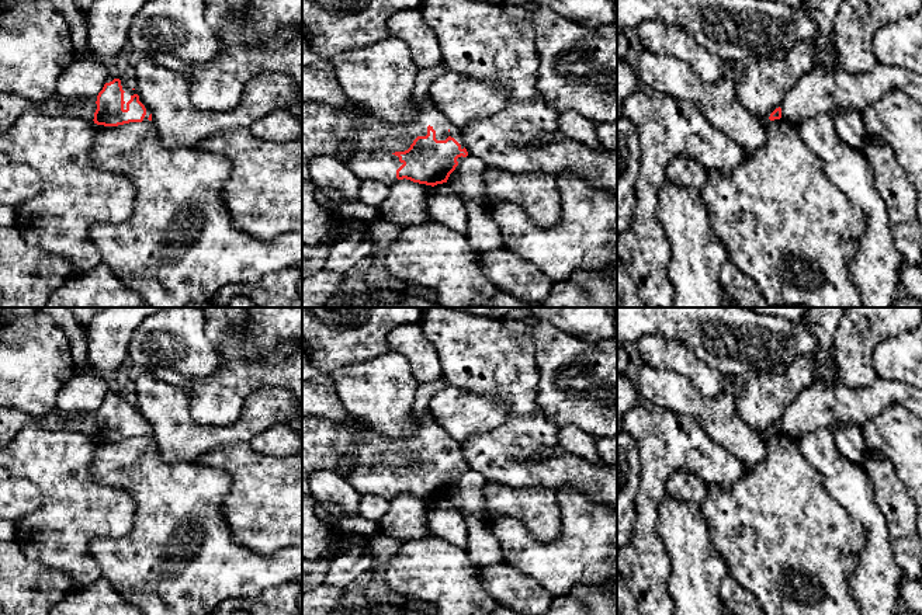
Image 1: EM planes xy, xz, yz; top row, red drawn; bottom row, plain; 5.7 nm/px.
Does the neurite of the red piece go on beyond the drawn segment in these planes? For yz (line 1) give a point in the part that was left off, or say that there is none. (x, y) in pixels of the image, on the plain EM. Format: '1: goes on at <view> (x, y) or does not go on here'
1: does not go on here

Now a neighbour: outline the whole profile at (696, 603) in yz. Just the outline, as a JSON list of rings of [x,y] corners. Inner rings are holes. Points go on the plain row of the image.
[[[665,494],[658,505],[658,534],[672,562],[668,588],[675,615],[722,615],[720,587],[728,566],[711,546],[700,505]]]

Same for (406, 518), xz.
[[[398,494],[389,500],[387,514],[378,521],[379,532],[402,542],[431,536],[427,525],[430,504],[431,500]]]

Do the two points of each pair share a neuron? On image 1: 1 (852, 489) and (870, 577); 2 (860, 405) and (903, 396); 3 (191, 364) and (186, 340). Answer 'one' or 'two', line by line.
1: one
2: one
3: one

